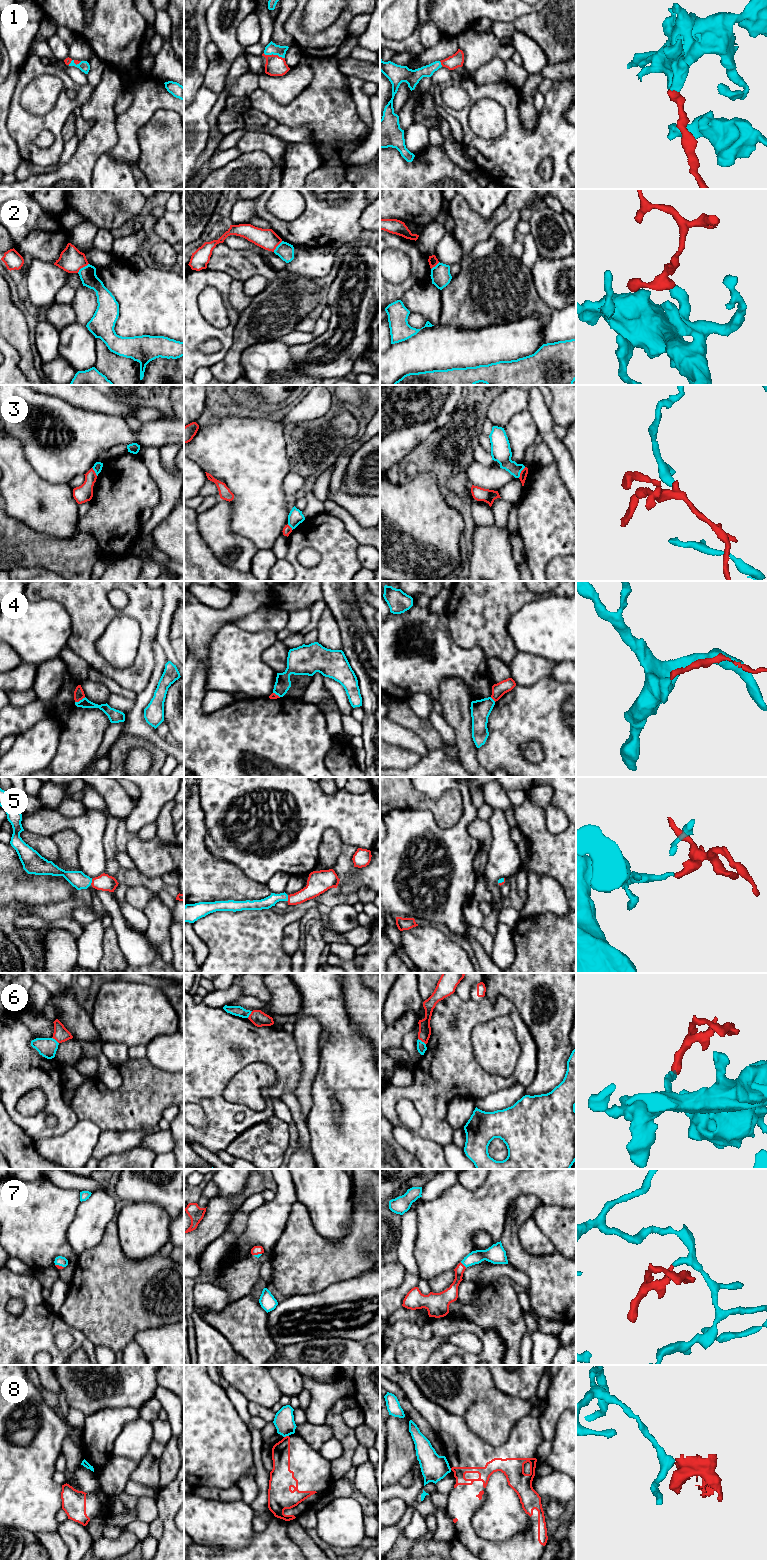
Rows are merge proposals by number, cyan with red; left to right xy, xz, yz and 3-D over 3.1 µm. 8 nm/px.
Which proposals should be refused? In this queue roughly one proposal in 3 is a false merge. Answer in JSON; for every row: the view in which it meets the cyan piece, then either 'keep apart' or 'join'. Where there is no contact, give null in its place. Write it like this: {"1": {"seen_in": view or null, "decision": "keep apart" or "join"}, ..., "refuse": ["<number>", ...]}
{"1": {"seen_in": "xz", "decision": "join"}, "2": {"seen_in": "xy", "decision": "keep apart"}, "3": {"seen_in": "yz", "decision": "keep apart"}, "4": {"seen_in": "xy", "decision": "keep apart"}, "5": {"seen_in": "xz", "decision": "join"}, "6": {"seen_in": "yz", "decision": "keep apart"}, "7": {"seen_in": "yz", "decision": "join"}, "8": {"seen_in": "xz", "decision": "keep apart"}, "refuse": ["2", "3", "4", "6", "8"]}

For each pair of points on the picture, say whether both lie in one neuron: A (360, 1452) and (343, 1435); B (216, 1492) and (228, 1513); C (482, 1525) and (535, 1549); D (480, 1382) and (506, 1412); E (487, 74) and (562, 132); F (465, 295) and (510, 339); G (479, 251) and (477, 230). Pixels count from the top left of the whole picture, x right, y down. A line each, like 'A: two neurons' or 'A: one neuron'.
A: two neurons
B: two neurons
C: two neurons
D: one neuron
E: two neurons
F: two neurons
G: two neurons

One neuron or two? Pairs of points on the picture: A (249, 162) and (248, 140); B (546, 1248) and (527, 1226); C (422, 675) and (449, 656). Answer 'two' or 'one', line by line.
A: two
B: one
C: one

